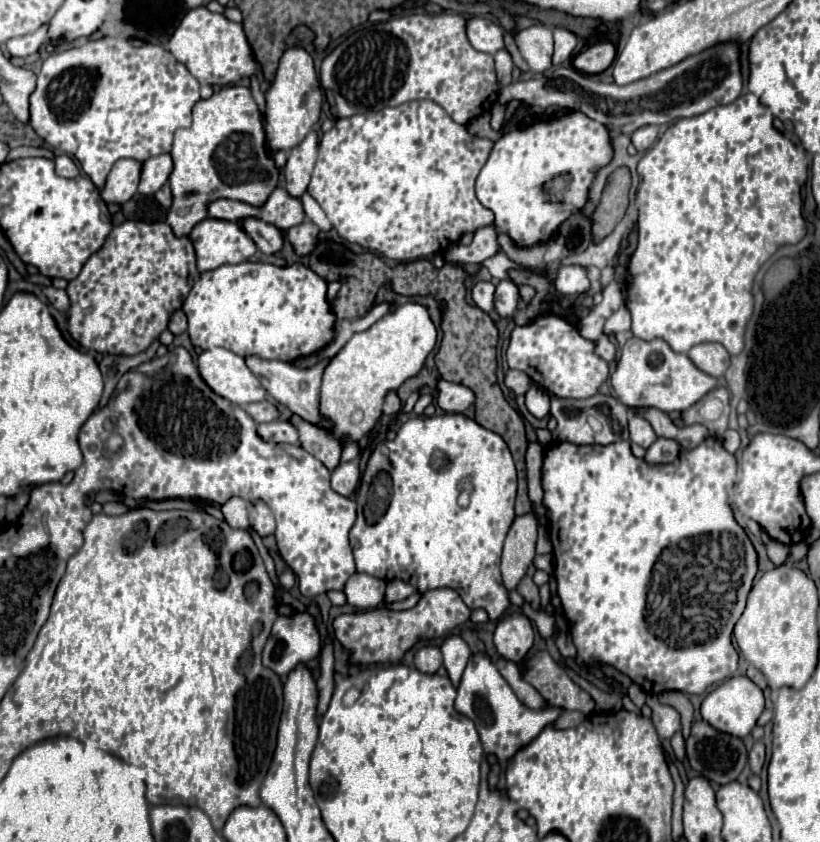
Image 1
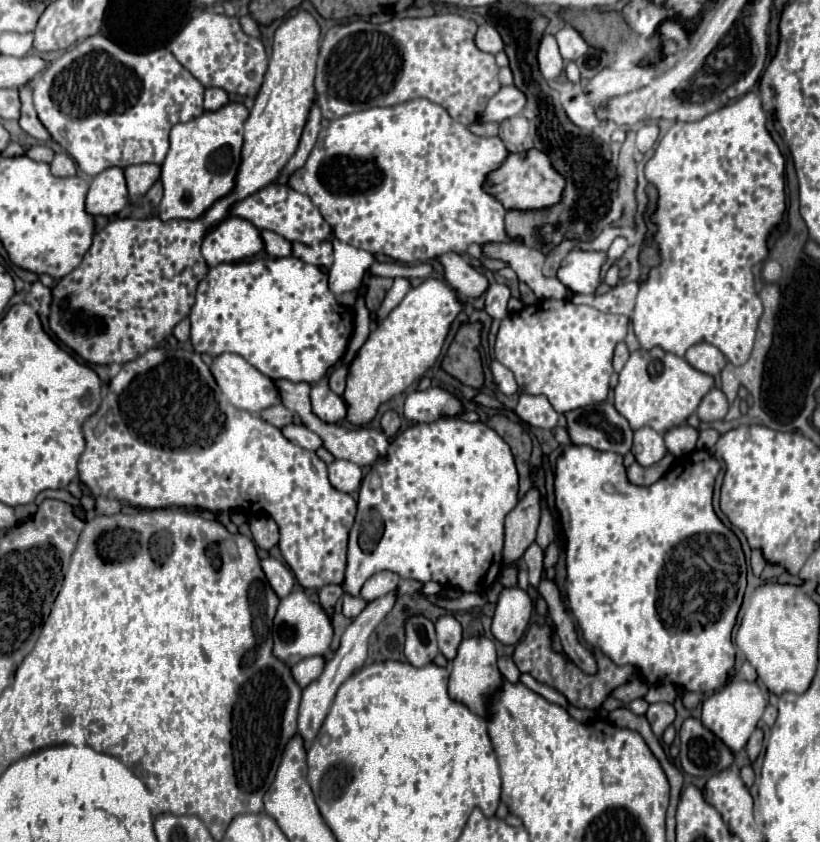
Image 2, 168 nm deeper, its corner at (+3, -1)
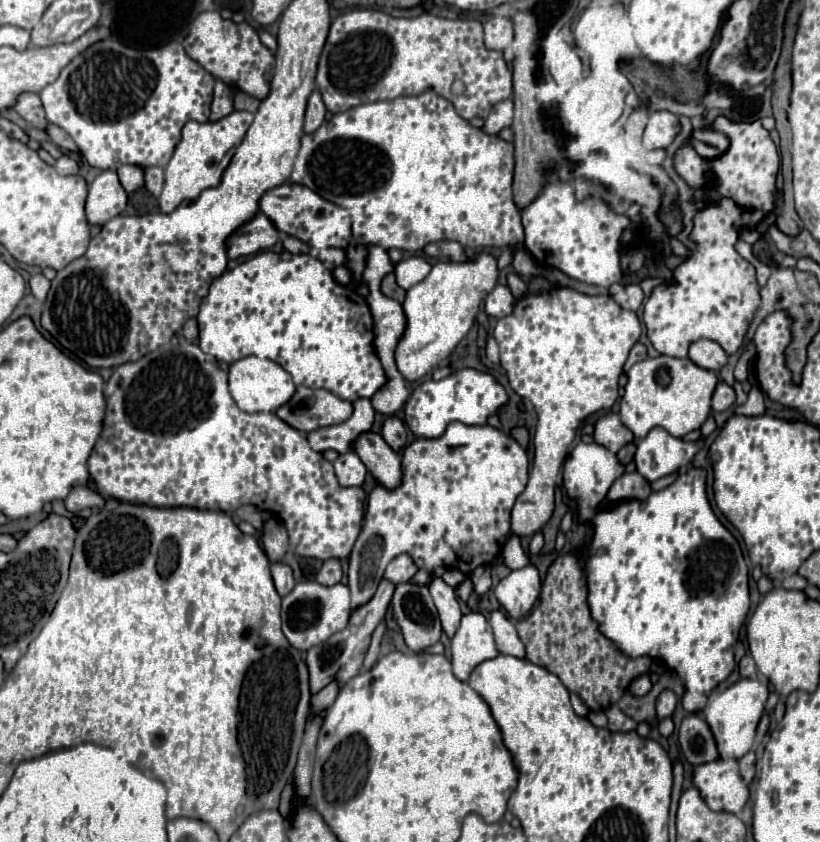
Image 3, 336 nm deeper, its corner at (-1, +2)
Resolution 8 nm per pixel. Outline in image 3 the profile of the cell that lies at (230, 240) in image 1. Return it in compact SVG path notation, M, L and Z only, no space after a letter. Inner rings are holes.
M259 212L253 220L243 224L237 232L229 236L227 254L231 260L237 260L241 256L251 256L259 250L267 250L277 240L279 240L279 230L265 214Z

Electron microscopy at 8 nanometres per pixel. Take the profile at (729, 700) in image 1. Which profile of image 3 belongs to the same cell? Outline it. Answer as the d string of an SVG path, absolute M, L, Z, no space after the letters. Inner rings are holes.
M741 678L727 690L723 690L717 698L713 698L709 702L709 706L703 710L703 718L711 726L711 732L715 734L715 742L719 746L721 758L739 760L741 756L745 756L751 750L751 744L755 738L755 728L763 714L767 694L769 694L769 690L763 682Z

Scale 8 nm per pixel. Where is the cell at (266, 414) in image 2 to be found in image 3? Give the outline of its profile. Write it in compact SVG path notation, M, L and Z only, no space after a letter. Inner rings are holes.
M299 386L295 398L281 406L275 414L301 432L313 432L323 426L333 426L345 422L353 412L353 404L339 400L329 390L313 390Z

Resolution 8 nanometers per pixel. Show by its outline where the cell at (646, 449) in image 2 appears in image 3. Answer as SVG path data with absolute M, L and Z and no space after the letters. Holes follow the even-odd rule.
M653 428L643 440L637 442L637 472L649 482L659 480L689 464L699 448L699 442L685 442L667 434L663 428Z

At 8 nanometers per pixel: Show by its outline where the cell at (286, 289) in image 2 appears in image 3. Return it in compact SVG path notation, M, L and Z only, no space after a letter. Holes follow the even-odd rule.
M259 252L233 270L227 270L211 284L209 294L201 302L197 322L201 350L219 362L231 364L245 356L269 358L283 366L297 386L325 388L349 402L359 398L371 400L387 382L385 370L373 350L373 316L365 296L359 294L357 302L353 290L335 282L333 274L309 254Z

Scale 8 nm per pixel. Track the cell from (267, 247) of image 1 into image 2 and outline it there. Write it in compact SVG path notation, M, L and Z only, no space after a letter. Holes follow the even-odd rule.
M261 231L261 239L265 243L265 251L273 257L287 257L291 255L291 243L283 237L279 237L277 233L271 233L271 231Z

